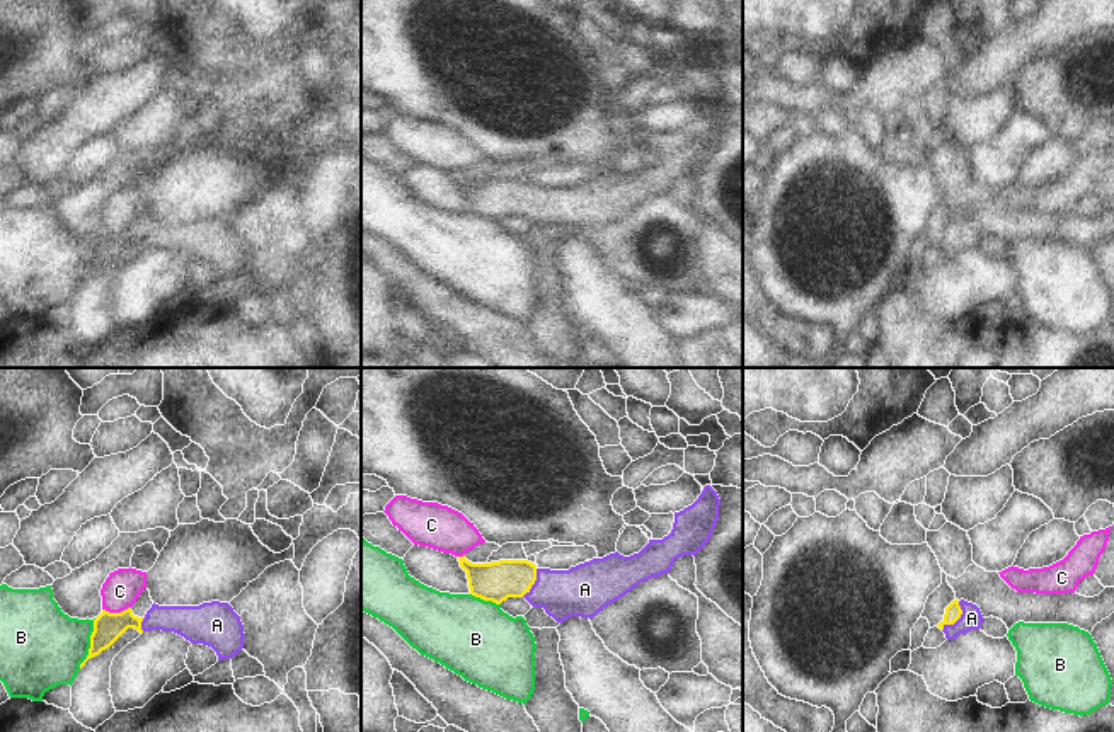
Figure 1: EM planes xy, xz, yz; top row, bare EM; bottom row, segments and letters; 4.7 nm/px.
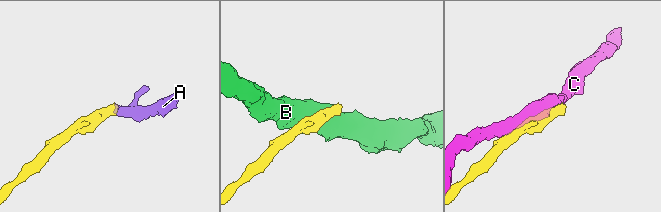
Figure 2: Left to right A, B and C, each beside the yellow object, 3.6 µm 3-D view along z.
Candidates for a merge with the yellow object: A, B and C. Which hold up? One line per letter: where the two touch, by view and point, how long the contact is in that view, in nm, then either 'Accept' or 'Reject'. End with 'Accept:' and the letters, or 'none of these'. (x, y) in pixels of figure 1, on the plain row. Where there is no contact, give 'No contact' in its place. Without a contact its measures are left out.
A: Touches yellow at yz (958, 237). Shared border 170 nm. Accept
B: Touches yellow at xy (91, 263). Shared border 260 nm. Reject
C: Touches yellow at xy (116, 232). Shared border 140 nm. Reject
Accept: A

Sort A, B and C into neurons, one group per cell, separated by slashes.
A / B / C

